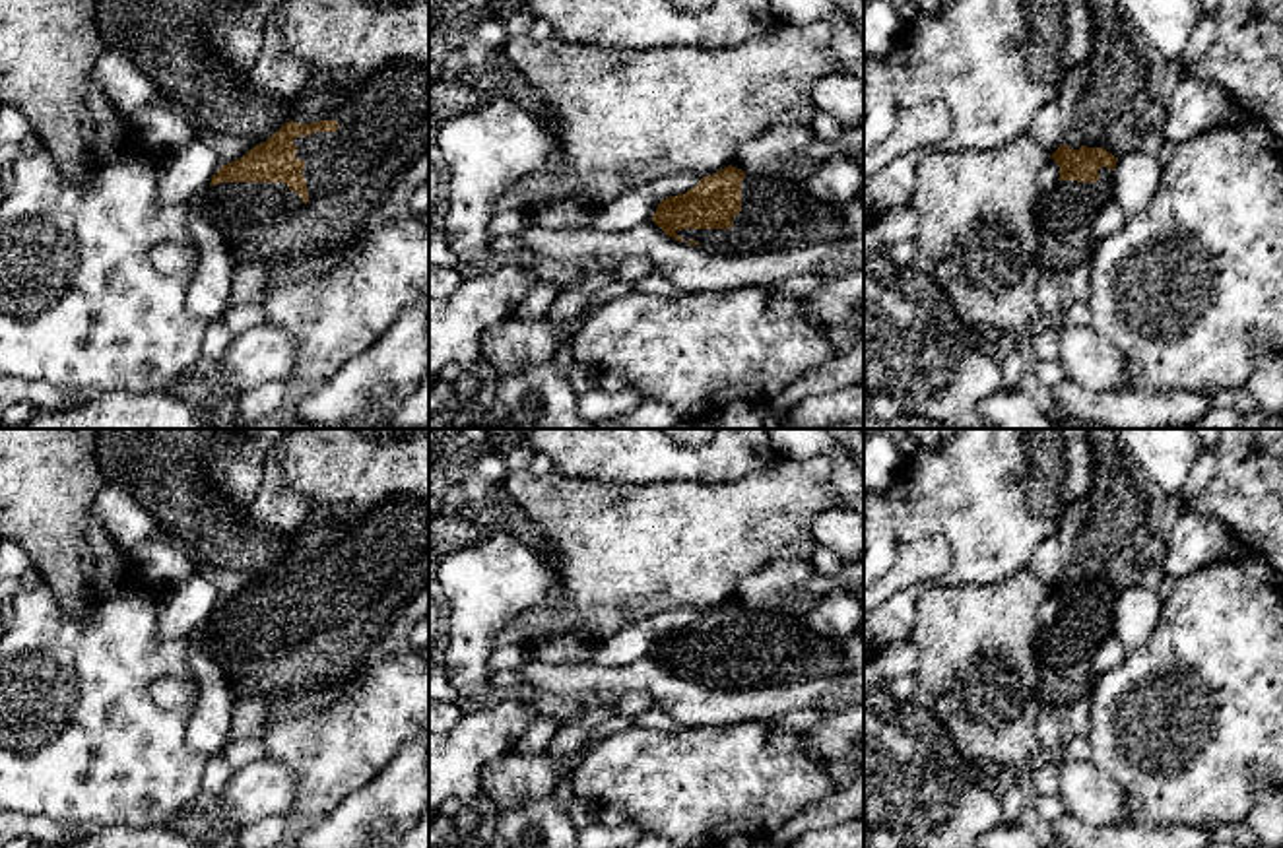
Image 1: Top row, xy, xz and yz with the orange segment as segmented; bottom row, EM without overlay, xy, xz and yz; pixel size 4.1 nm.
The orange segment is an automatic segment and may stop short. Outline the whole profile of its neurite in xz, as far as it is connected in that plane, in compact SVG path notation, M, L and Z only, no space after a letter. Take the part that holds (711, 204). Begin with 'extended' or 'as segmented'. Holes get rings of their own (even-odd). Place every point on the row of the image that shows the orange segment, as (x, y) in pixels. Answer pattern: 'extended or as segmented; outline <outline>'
extended; outline M724 167L703 177L685 194L662 200L652 221L672 239L708 252L745 254L734 246L734 225L741 215L741 180L745 173Z

